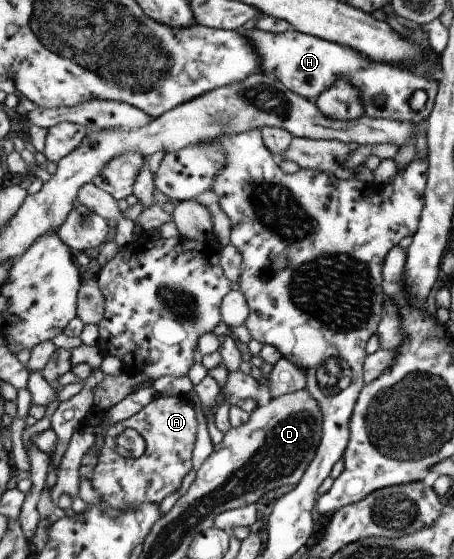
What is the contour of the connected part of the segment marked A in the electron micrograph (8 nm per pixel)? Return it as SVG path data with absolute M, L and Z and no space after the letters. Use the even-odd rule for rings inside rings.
M158 395L132 418L111 425L89 478L99 500L106 502L115 513L123 513L146 502L160 504L170 494L178 492L186 474L192 470L192 450L196 446L200 426L199 413L193 401L179 395ZM126 428L138 430L146 439L146 452L140 458L124 458L116 452L116 438Z

